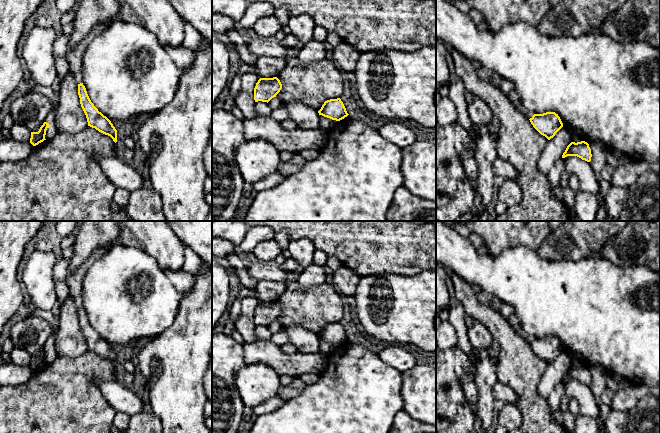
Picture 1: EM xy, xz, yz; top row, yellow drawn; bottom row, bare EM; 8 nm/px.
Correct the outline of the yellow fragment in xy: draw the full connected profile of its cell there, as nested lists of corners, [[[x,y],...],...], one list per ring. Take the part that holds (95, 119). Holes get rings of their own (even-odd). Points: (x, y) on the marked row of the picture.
[[[110,23],[97,25],[89,35],[87,35],[79,44],[71,51],[66,52],[65,58],[69,65],[69,70],[72,72],[75,81],[78,83],[78,95],[80,98],[81,107],[86,115],[88,126],[95,128],[99,132],[110,136],[113,141],[117,142],[117,130],[111,121],[104,116],[91,102],[86,88],[83,85],[82,60],[83,54],[90,41],[98,34],[102,33]]]

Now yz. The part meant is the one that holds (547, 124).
[[[555,112],[534,114],[529,120],[533,127],[548,140],[563,127],[560,117]]]

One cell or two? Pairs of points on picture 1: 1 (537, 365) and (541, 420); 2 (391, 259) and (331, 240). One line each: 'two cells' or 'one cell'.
1: one cell
2: one cell

